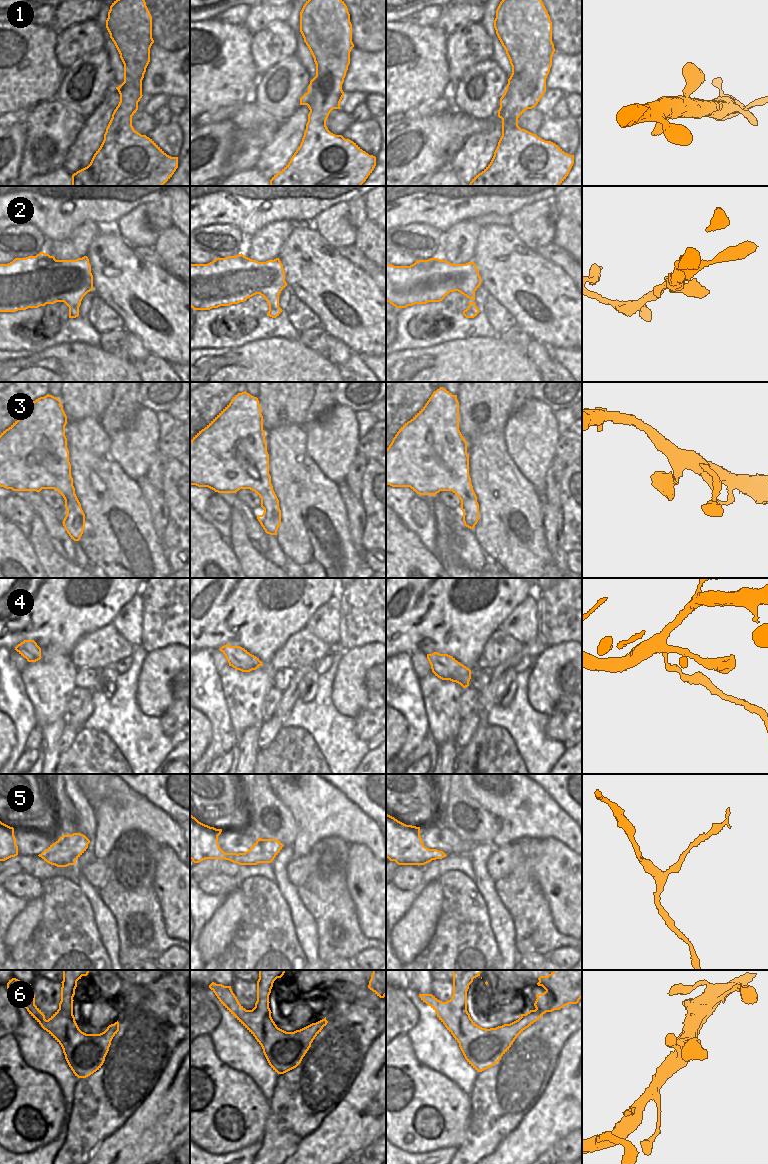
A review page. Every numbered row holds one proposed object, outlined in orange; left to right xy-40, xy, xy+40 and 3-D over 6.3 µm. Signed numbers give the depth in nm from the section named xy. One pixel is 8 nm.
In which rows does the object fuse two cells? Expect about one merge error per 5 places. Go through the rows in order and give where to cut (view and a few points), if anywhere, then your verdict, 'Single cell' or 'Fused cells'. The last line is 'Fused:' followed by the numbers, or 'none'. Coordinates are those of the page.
1: No split. Single cell
2: No split. Single cell
3: No split. Single cell
4: No split. Single cell
5: Split along xy (237, 854), (229, 860). Fused cells
6: No split. Single cell
Fused: 5.

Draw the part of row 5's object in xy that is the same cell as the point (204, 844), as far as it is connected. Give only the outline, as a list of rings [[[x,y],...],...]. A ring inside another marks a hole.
[[[190,814],[190,859],[199,863],[205,859],[233,859],[237,853],[225,853],[218,844],[222,829],[199,822]]]

